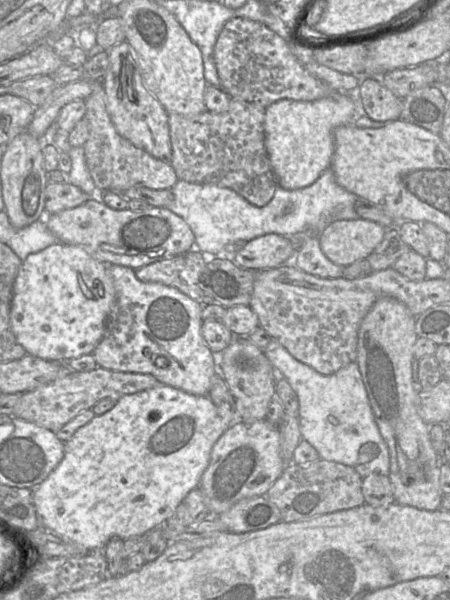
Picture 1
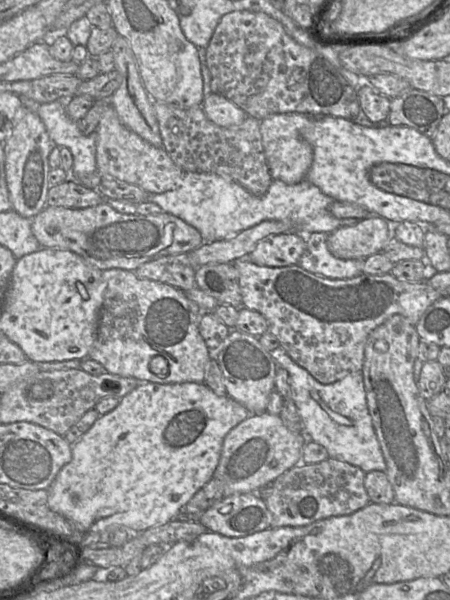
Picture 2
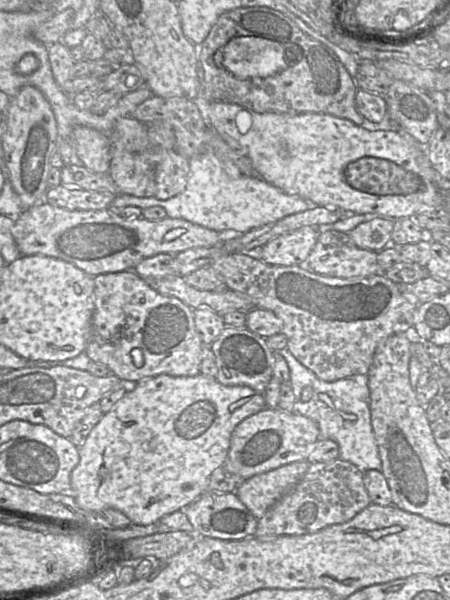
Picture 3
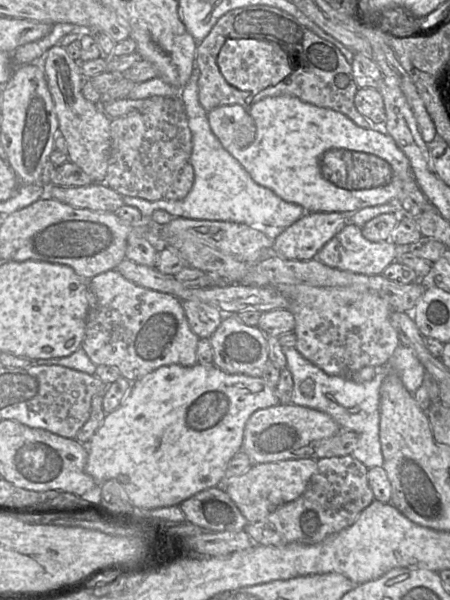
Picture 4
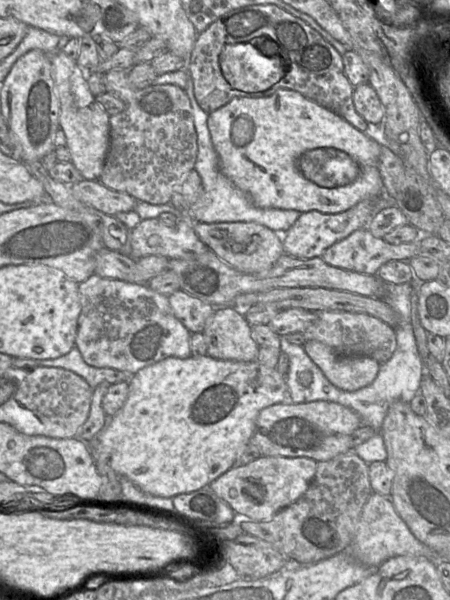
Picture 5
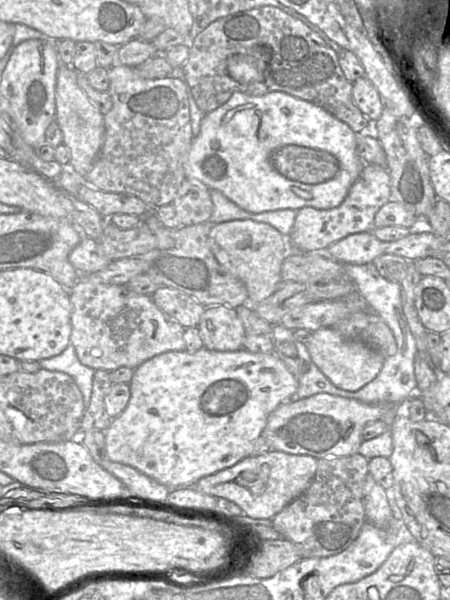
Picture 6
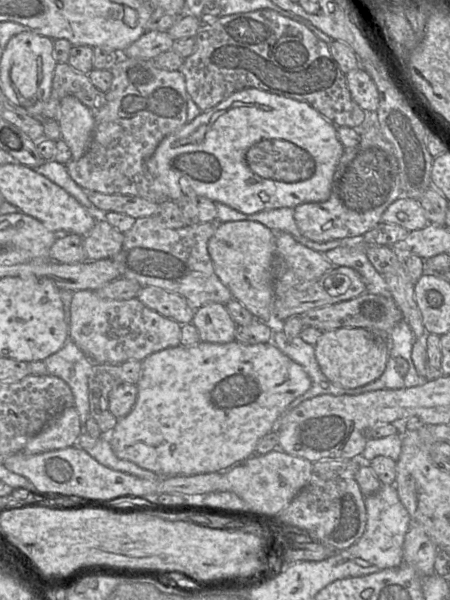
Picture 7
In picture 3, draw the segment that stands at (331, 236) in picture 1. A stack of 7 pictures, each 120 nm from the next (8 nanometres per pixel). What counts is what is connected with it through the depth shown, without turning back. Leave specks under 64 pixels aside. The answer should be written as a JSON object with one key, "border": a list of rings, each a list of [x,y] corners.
{"border":[[[375,218],[359,224],[349,235],[357,247],[379,252],[391,244],[393,226],[390,220]]]}

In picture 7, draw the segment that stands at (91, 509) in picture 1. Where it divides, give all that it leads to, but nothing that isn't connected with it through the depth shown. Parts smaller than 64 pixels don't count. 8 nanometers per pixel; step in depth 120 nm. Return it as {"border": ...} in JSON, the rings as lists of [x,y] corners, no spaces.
{"border":[[[236,340],[225,344],[200,341],[193,346],[179,345],[166,348],[150,354],[142,361],[140,377],[136,383],[138,389],[136,403],[128,415],[117,421],[116,426],[108,435],[108,440],[118,458],[133,462],[162,477],[192,476],[229,469],[255,454],[258,442],[276,428],[279,418],[286,412],[288,405],[307,392],[311,384],[311,379],[304,368],[270,342],[245,345]]]}

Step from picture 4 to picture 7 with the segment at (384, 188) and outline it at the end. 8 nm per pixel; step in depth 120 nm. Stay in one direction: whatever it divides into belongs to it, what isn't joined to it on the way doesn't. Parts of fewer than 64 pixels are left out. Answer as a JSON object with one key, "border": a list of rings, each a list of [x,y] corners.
{"border":[[[245,88],[203,111],[193,121],[163,139],[148,159],[147,169],[161,184],[161,191],[169,200],[203,196],[243,214],[254,214],[327,201],[344,150],[337,135],[337,126],[308,103],[257,88]]]}

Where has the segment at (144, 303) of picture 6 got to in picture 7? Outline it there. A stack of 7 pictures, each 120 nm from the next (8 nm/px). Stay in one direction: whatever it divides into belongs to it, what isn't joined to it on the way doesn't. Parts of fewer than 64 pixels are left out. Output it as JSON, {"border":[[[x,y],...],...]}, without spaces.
{"border":[[[93,290],[73,292],[70,306],[69,338],[97,364],[120,365],[128,360],[143,361],[152,353],[180,345],[181,324],[146,307],[139,299],[111,300],[101,298]]]}

